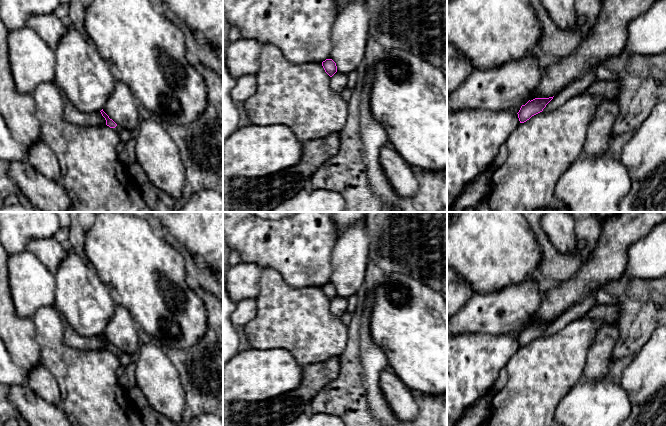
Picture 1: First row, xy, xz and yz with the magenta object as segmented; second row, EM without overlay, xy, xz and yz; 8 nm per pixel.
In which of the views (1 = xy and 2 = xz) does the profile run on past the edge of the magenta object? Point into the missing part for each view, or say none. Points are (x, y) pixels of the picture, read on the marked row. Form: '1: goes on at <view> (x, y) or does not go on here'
1: does not go on here
2: does not go on here

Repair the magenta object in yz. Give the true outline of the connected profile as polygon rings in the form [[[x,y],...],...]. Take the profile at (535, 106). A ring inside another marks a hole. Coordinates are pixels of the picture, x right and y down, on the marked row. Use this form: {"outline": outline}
{"outline": [[[553,97],[535,98],[531,101],[529,100],[525,105],[522,105],[519,112],[517,113],[520,123],[524,123],[532,116],[542,112],[552,99]]]}

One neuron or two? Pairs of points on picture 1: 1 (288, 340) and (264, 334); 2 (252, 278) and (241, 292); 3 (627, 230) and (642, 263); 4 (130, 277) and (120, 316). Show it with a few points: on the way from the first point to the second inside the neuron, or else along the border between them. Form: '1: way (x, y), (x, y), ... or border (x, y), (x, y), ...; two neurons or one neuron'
1: way (282, 334), (270, 334); one neuron
2: way (249, 281), (241, 289); one neuron
3: border (651, 229), (628, 247), (627, 264), (625, 266); two neurons
4: border (116, 304), (122, 305), (137, 324); two neurons

